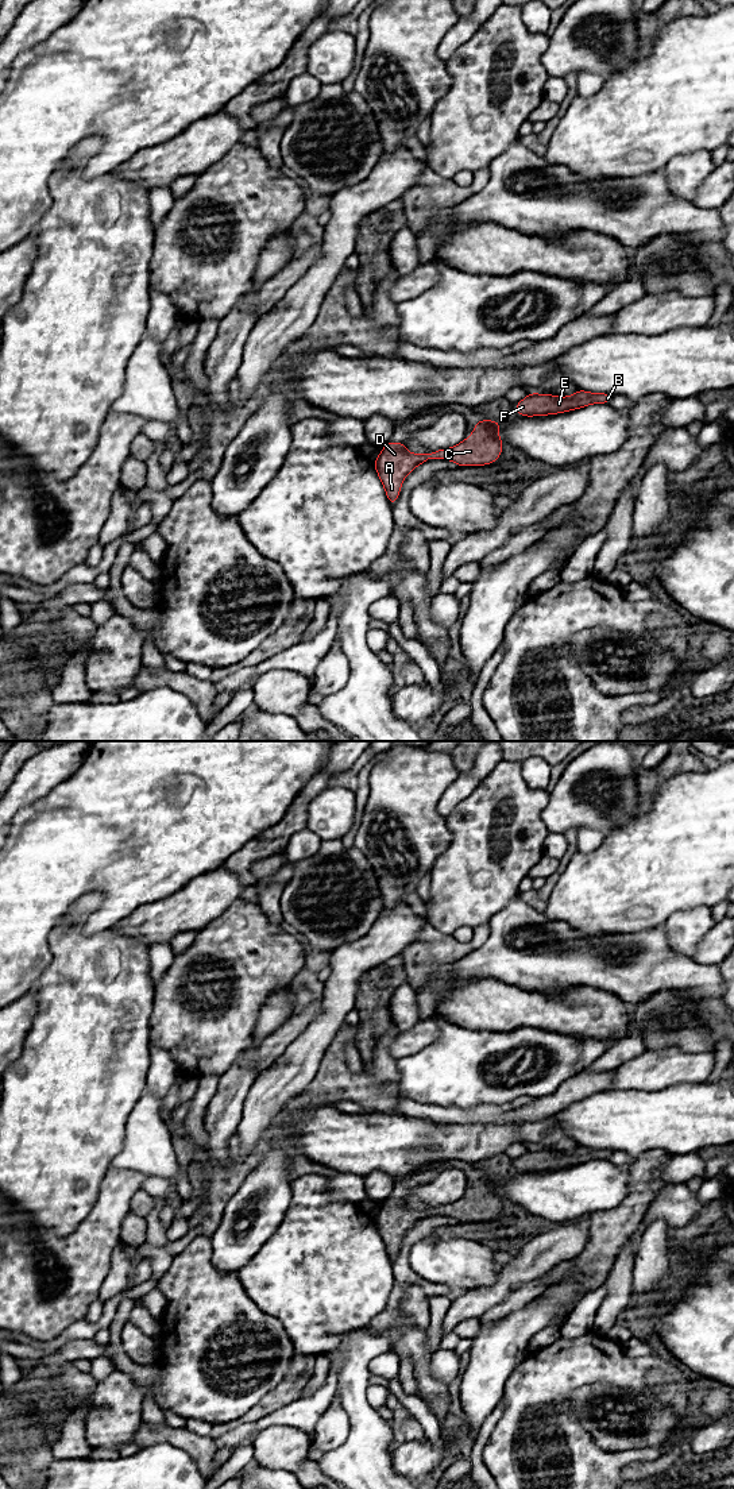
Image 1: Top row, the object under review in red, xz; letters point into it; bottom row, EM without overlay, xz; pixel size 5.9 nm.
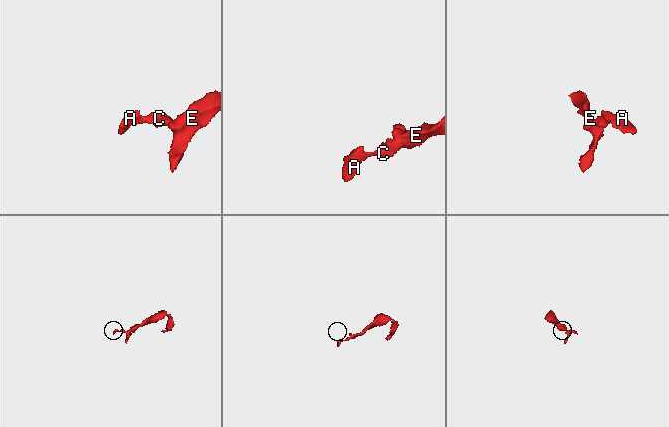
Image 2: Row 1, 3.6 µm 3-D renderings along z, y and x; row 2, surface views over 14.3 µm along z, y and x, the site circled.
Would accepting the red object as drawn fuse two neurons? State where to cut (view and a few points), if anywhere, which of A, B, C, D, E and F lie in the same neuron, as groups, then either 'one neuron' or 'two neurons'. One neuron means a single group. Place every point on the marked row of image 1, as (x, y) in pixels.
no cut | A B C D E F | one neuron

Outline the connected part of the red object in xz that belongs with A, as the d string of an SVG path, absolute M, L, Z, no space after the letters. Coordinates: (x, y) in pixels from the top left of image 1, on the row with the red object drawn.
M479 420L470 437L457 445L430 454L410 454L405 448L405 441L389 441L372 464L390 505L395 505L406 475L428 459L452 460L460 467L486 466L497 462L505 444L498 435L501 425L499 421Z

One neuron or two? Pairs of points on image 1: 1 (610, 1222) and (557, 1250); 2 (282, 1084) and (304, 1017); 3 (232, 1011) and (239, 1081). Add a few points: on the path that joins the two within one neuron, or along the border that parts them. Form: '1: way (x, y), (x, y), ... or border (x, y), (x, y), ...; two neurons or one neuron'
1: border (587, 1227), (587, 1243), (572, 1258); two neurons
2: border (319, 1014), (275, 1060); two neurons
3: border (254, 1030), (251, 1044), (220, 1076); two neurons

